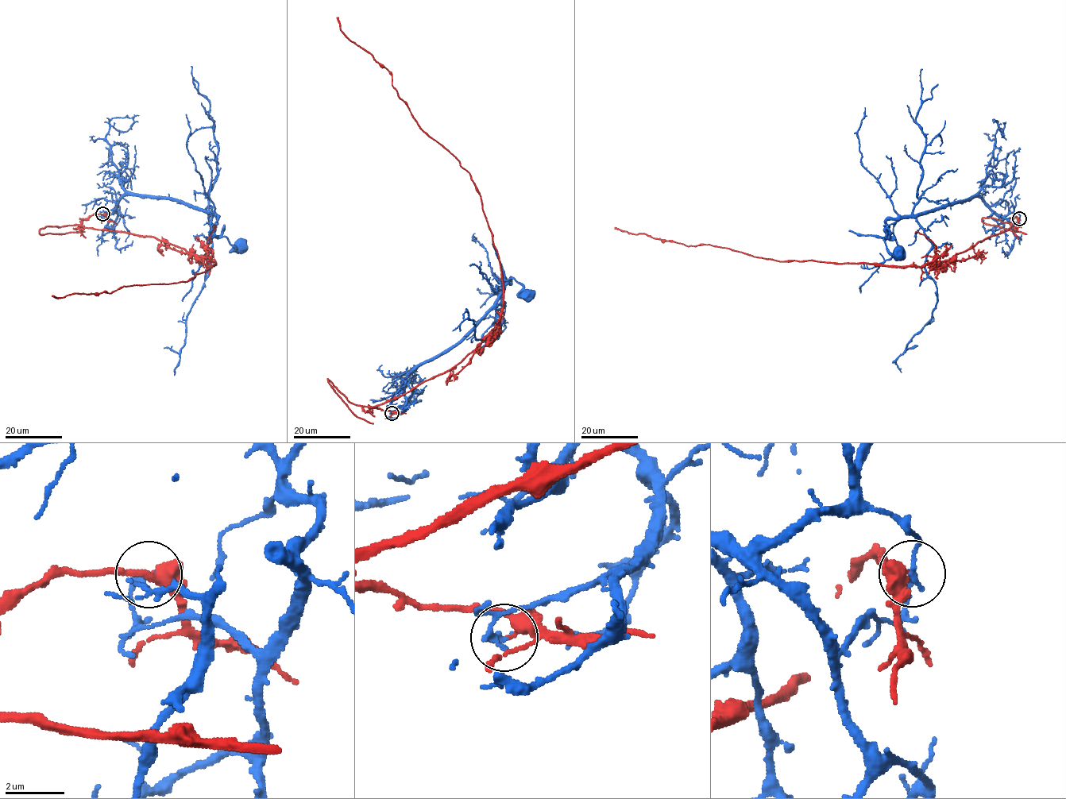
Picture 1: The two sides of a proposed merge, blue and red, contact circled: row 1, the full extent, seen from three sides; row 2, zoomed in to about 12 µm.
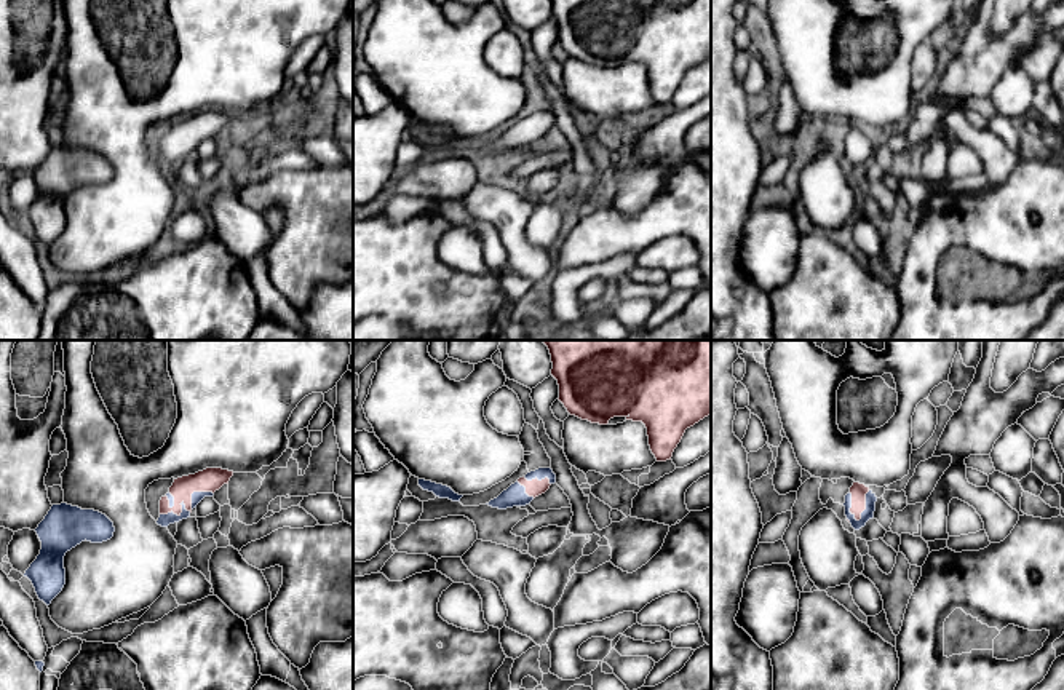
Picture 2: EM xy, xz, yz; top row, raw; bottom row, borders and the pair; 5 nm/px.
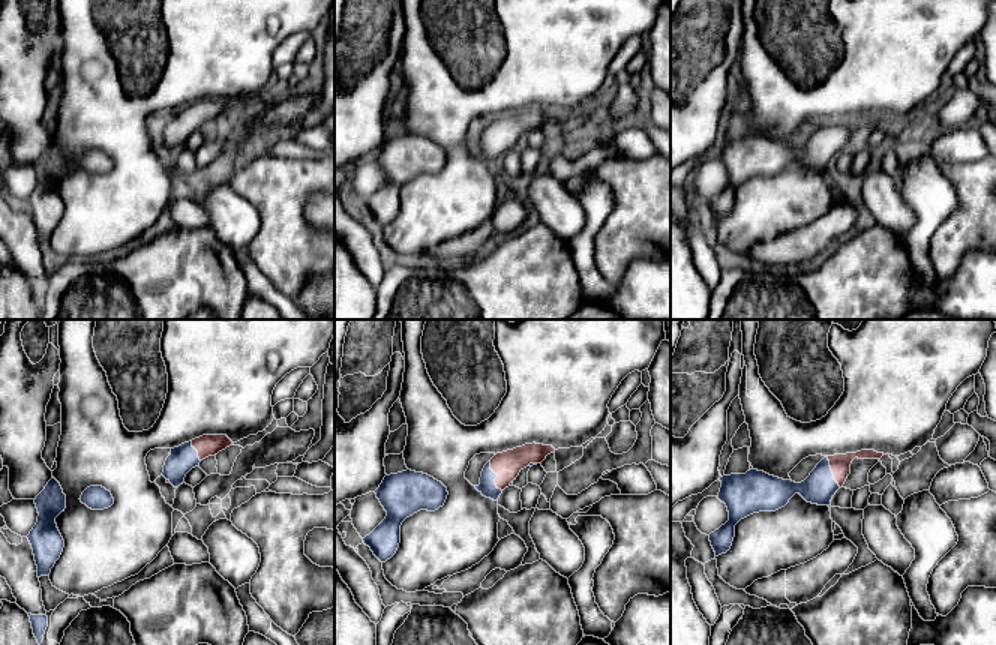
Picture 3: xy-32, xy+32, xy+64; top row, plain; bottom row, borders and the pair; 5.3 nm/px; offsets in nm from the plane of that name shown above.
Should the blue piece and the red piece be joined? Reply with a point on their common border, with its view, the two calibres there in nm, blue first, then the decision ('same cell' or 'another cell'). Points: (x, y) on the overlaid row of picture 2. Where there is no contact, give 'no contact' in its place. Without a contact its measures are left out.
xy (192, 507) | 60/120 nm | another cell

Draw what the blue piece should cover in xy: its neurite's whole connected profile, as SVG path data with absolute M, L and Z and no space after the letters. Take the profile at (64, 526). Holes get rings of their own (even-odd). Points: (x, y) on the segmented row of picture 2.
M67 503L53 505L35 529L42 549L26 570L38 596L46 605L66 585L64 556L81 541L102 543L113 537L113 522L94 510L81 510Z

